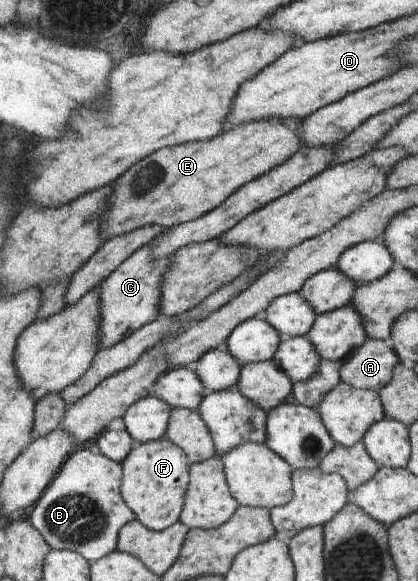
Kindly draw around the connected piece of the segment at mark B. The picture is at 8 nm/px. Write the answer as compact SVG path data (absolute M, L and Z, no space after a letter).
M75 449L68 456L27 519L38 528L51 550L75 551L92 564L116 550L121 527L136 520L136 515L121 495L121 464L89 450Z

